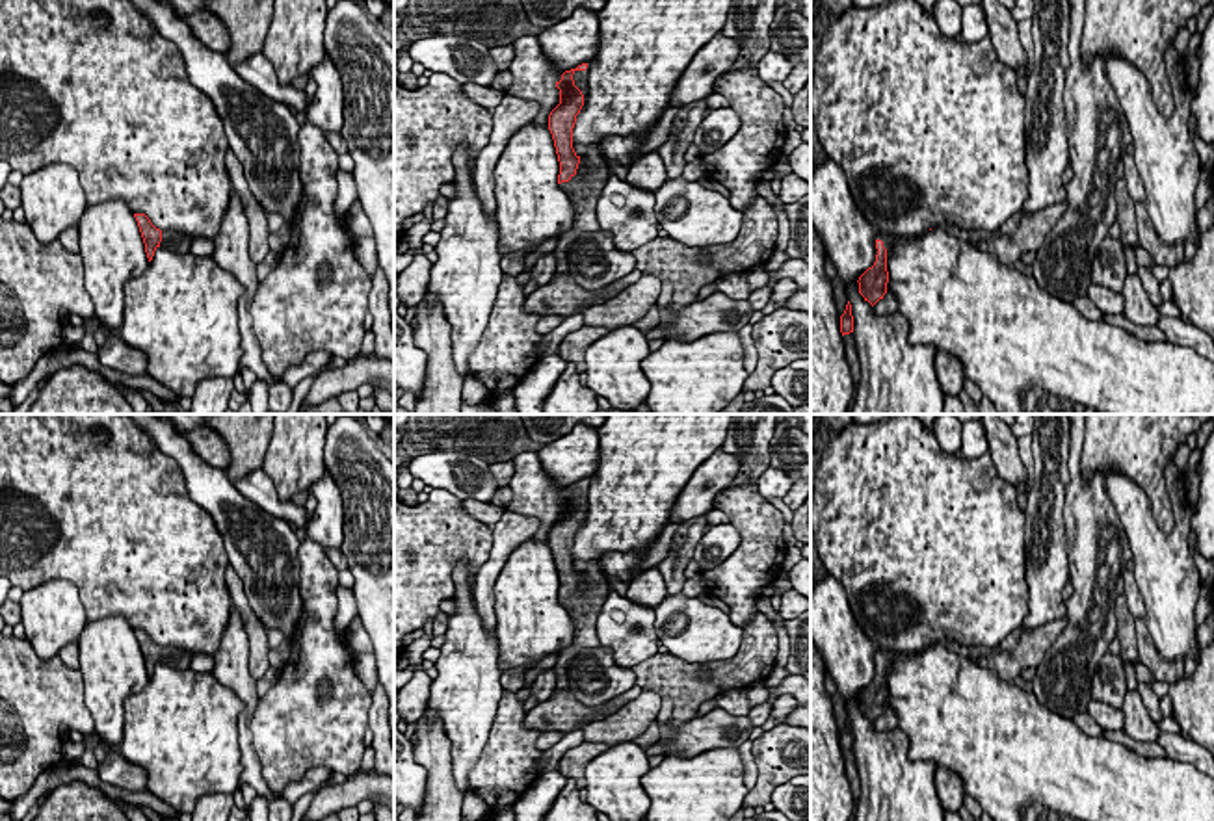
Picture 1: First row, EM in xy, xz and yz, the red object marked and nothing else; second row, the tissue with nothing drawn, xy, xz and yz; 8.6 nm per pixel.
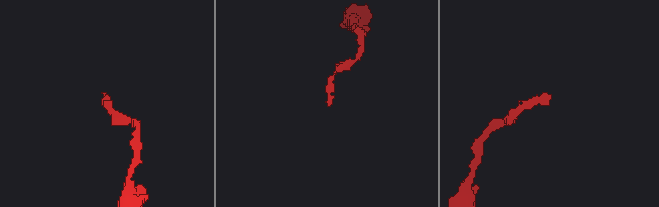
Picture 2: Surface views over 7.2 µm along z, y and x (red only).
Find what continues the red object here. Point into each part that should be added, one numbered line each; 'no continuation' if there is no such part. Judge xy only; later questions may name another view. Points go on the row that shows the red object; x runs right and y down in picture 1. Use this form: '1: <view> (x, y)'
1: xy (177, 242)

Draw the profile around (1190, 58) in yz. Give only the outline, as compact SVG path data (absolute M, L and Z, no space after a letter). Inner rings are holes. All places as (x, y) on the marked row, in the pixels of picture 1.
M1188 43L1186 54L1184 54L1184 69L1186 69L1186 82L1190 87L1192 97L1195 97L1197 84L1199 84L1199 56L1197 46L1194 43Z

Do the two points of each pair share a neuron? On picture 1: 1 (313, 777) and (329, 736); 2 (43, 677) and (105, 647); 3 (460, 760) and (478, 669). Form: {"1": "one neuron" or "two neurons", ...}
{"1": "two neurons", "2": "two neurons", "3": "one neuron"}

